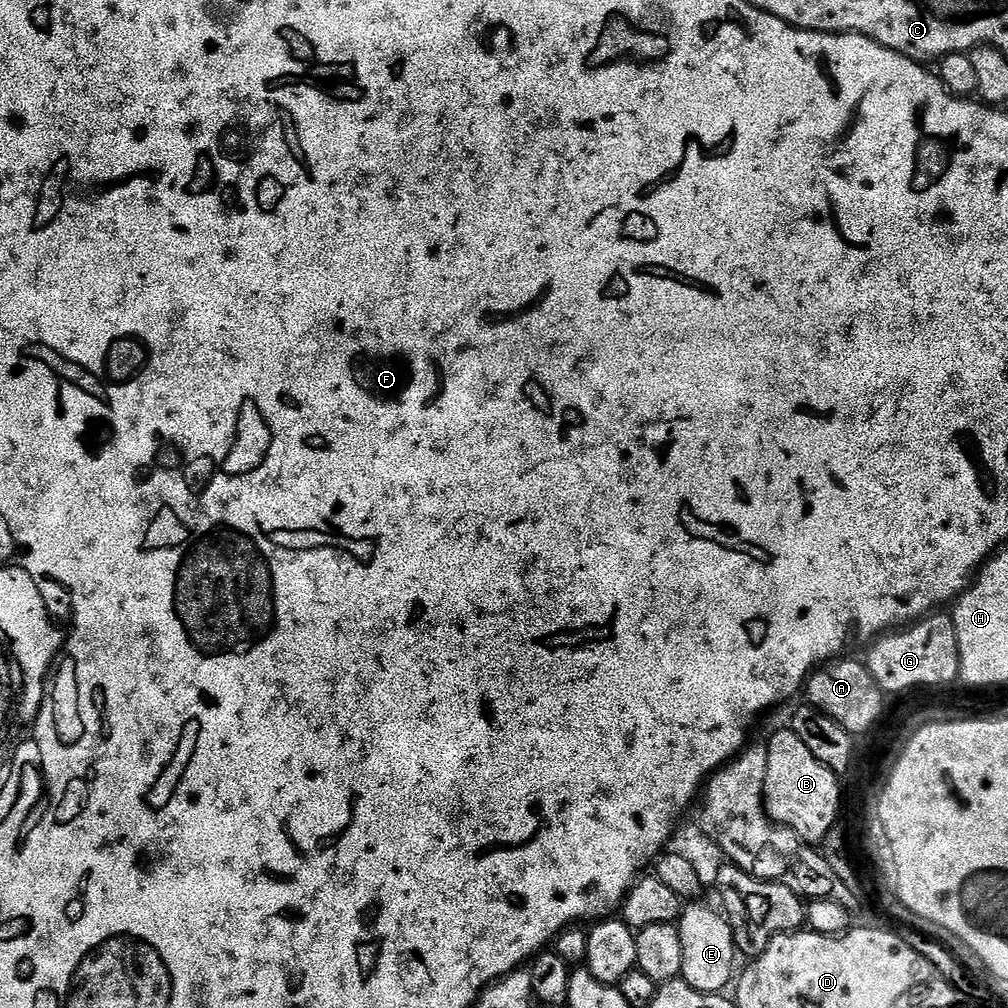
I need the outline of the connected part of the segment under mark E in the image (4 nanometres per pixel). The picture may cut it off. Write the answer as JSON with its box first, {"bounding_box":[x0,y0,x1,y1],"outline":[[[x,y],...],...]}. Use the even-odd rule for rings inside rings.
{"bounding_box":[678,902,737,994],"outline":[[[692,902],[681,911],[678,927],[682,934],[682,970],[680,976],[694,990],[720,994],[724,987],[731,985],[737,971],[735,933],[729,921],[719,911],[707,908],[701,902]],[[736,968],[736,969],[735,969]],[[732,971],[733,976],[732,976]]]}

